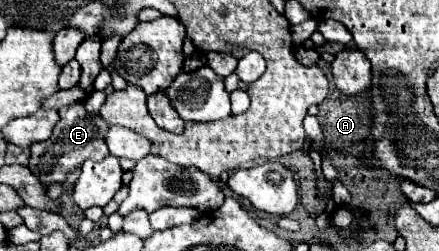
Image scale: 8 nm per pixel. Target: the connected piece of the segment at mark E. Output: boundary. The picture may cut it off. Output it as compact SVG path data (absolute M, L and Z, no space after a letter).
M82 103L68 105L60 109L60 123L54 127L54 133L48 141L40 141L30 147L30 171L48 187L54 181L64 181L70 171L80 167L88 157L92 161L102 161L110 151L106 145L108 123L98 113L88 113Z

